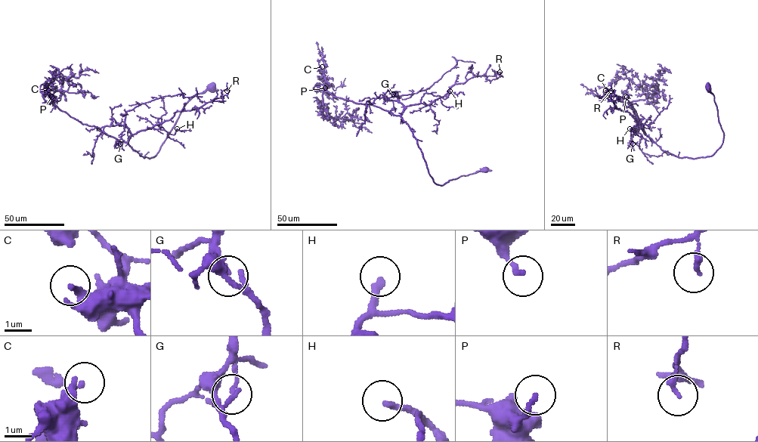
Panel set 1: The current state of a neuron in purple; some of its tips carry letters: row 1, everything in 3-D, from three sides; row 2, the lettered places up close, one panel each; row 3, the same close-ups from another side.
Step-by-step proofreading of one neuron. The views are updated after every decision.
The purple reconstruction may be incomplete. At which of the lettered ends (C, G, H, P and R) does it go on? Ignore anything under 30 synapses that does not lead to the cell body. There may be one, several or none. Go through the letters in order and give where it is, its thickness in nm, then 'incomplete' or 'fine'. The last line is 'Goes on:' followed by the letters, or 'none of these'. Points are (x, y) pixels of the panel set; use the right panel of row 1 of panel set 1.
C: at (605, 90); 200 nm thick; fine
G: at (632, 143); 100 nm thick; fine
H: at (629, 128); 240 nm thick; incomplete
P: at (626, 97); 190 nm thick; fine
R: at (611, 91); 200 nm thick; fine
Goes on: H

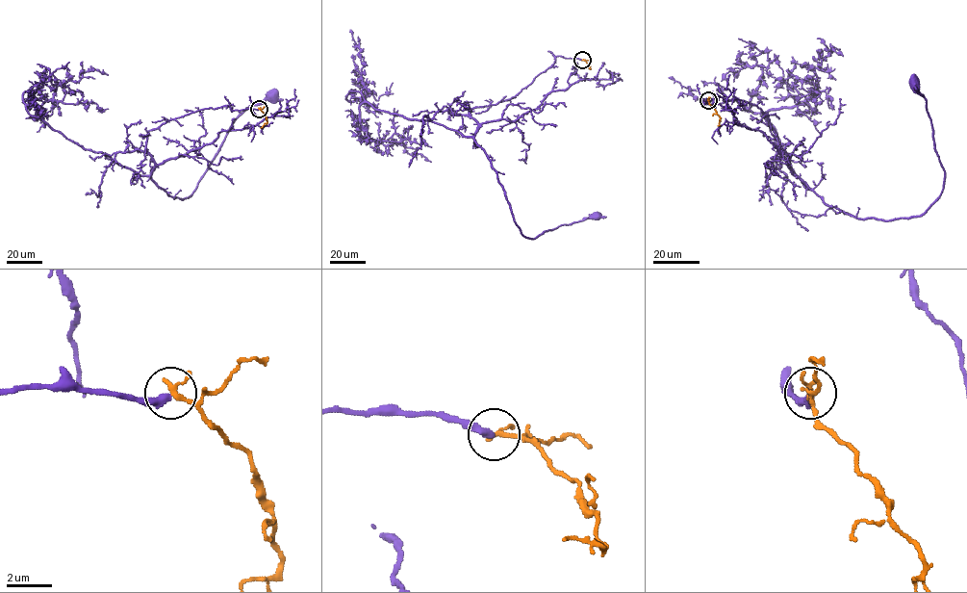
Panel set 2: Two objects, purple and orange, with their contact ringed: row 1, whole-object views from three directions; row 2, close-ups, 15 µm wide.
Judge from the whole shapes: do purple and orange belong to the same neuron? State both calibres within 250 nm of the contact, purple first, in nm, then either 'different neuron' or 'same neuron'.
360/180 nm | different neuron

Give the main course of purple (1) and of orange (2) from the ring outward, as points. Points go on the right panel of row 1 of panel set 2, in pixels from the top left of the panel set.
1: (708, 101), (737, 99), (768, 116), (777, 151), (827, 205), (893, 219), (922, 215), (944, 184), (915, 84)
2: (708, 100), (720, 117), (717, 126)

